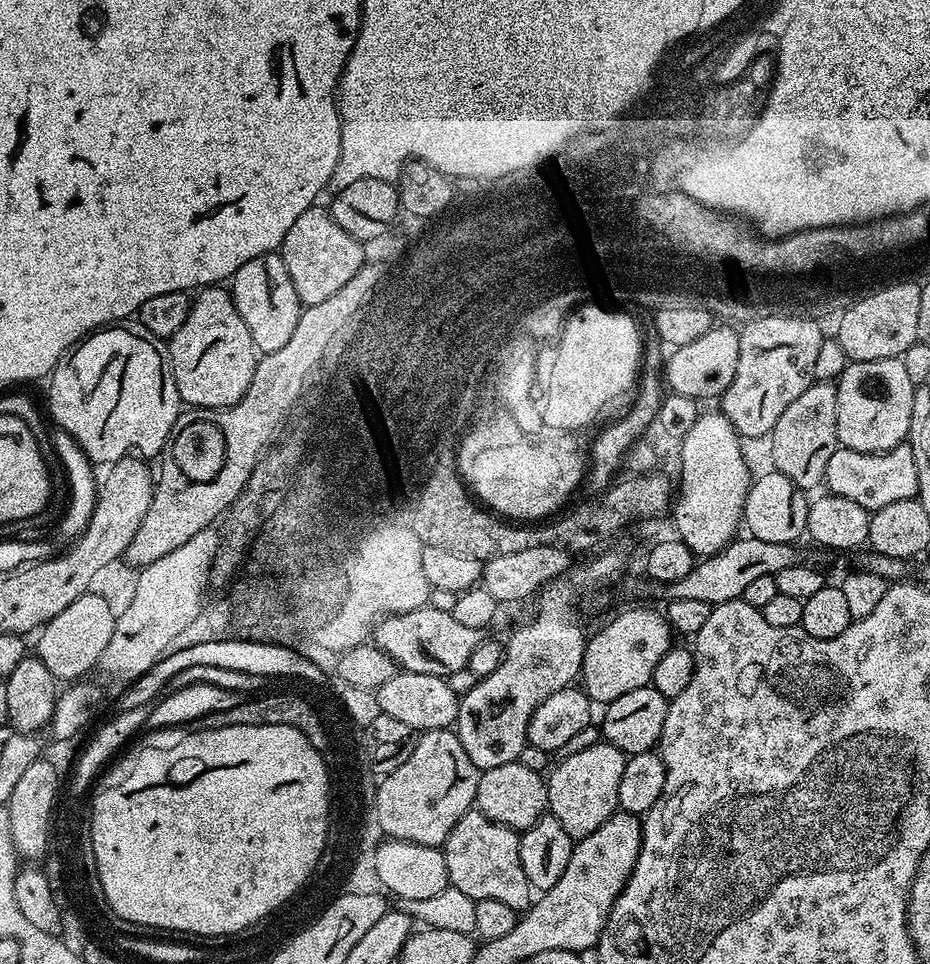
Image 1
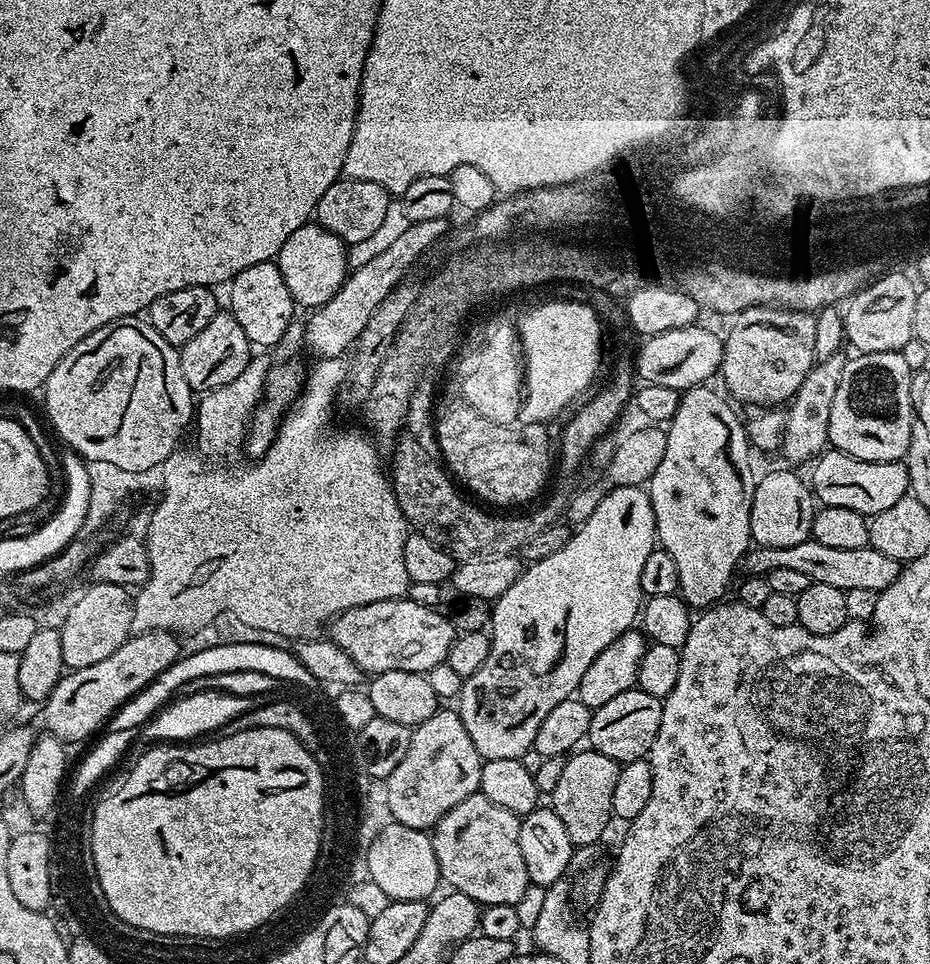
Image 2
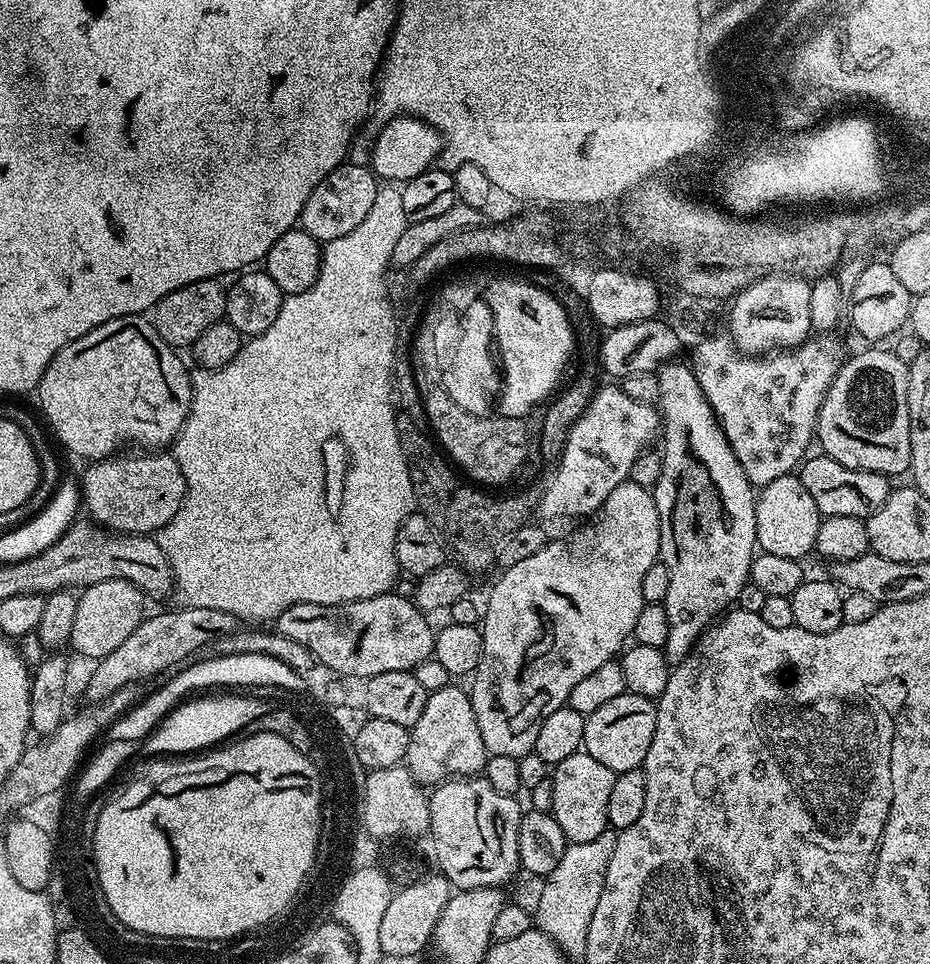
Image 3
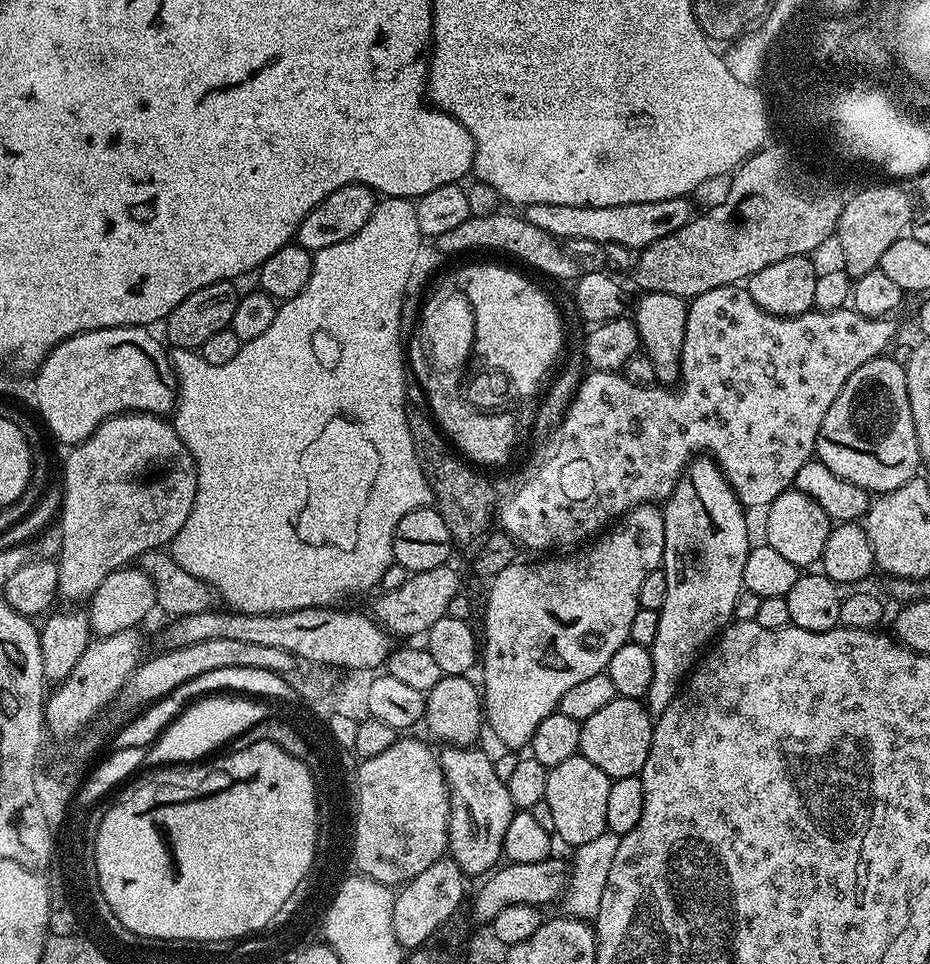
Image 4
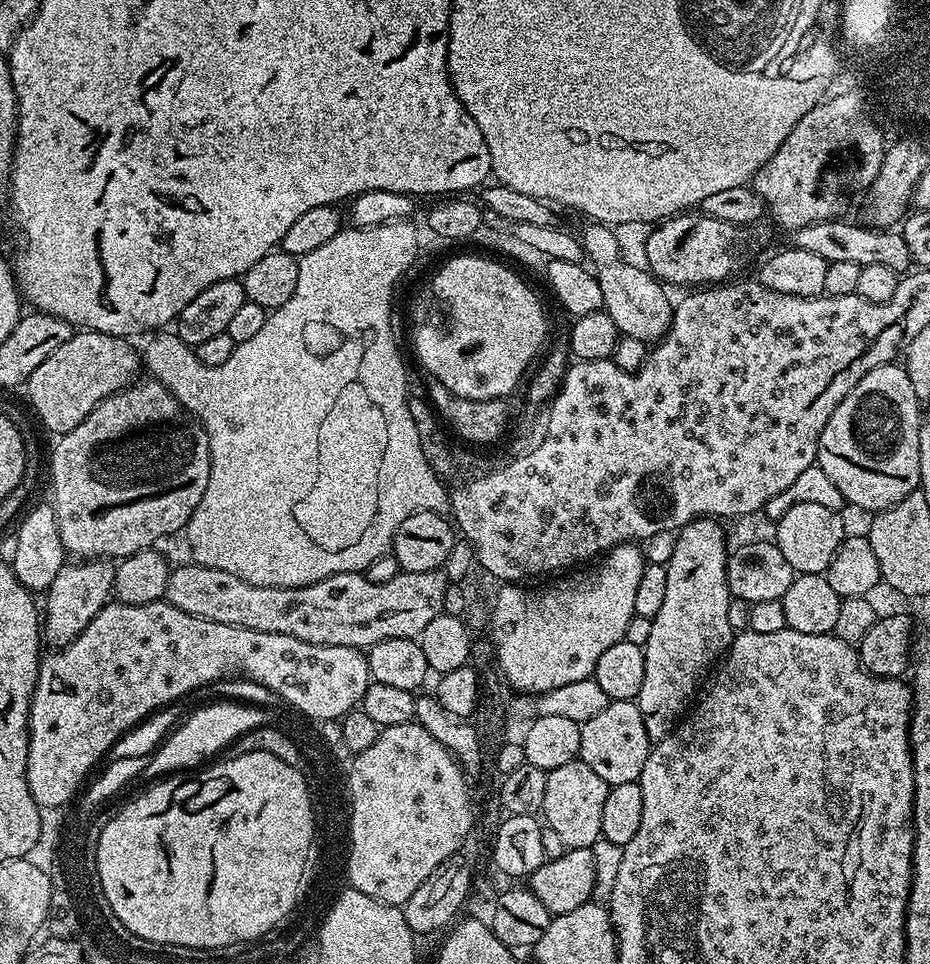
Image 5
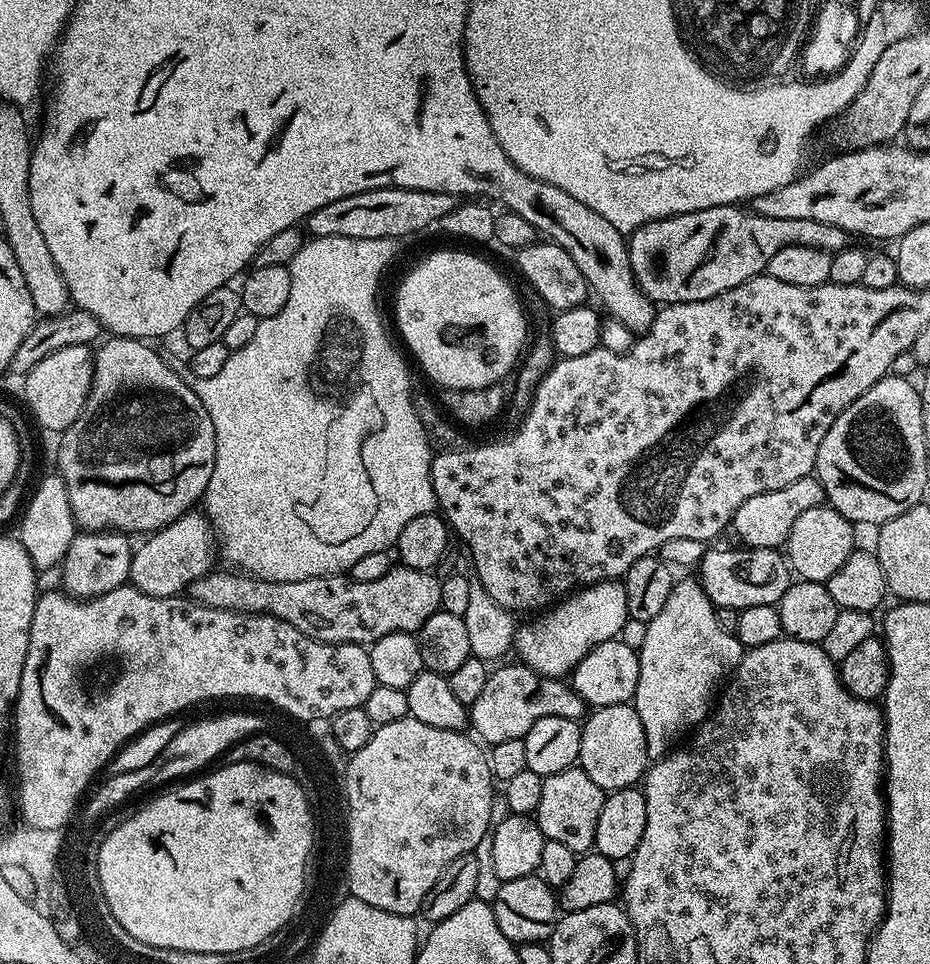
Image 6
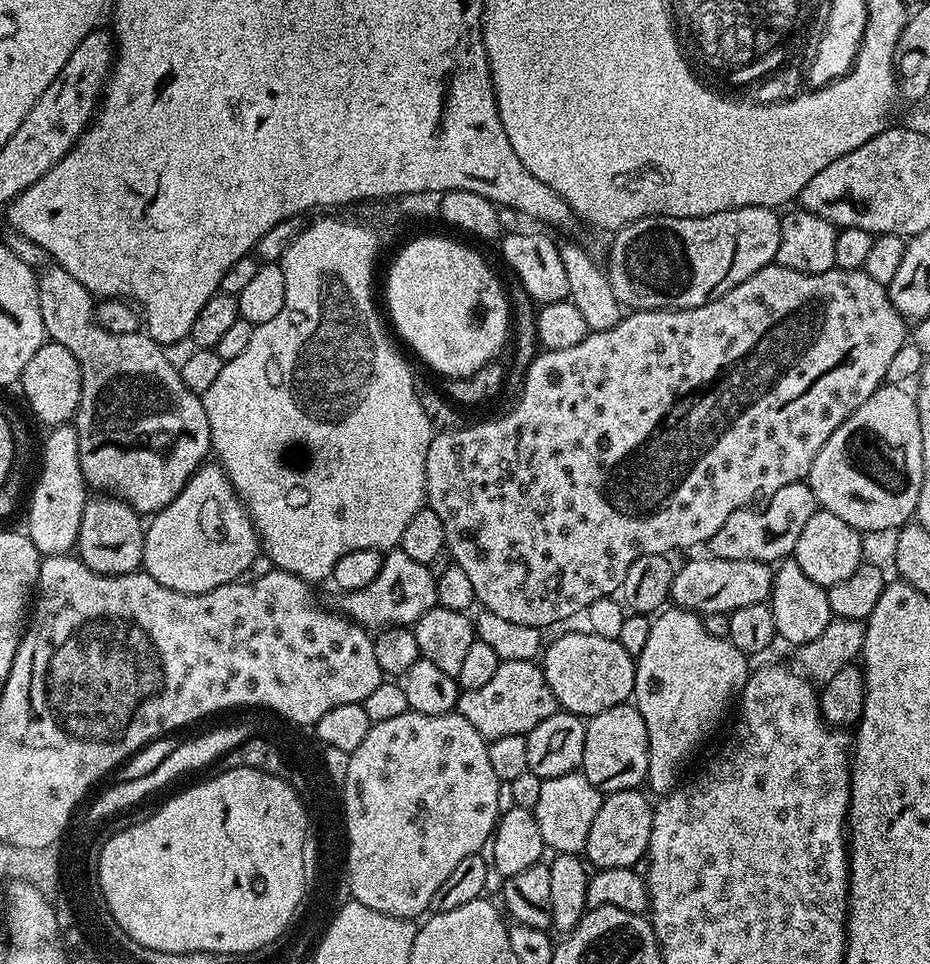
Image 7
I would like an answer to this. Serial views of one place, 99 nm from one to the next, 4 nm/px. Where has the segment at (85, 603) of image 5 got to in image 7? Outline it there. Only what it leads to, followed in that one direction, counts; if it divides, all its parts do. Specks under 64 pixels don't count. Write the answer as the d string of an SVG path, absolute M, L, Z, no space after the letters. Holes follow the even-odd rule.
M96 494L82 510L75 551L84 565L104 576L135 572L144 562L144 530L141 513L132 509L128 501L117 500L111 494Z

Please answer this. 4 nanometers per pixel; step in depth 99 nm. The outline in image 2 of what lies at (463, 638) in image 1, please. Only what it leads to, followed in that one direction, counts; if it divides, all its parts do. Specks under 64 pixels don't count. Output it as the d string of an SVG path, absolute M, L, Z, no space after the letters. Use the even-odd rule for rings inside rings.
M401 598L398 600L383 600L382 602L370 602L366 606L358 606L340 613L331 621L330 639L334 641L350 658L360 667L361 673L375 674L386 670L406 670L407 672L427 673L434 666L445 663L452 643L456 641L457 630L447 615L435 612L424 604L419 604L413 598Z

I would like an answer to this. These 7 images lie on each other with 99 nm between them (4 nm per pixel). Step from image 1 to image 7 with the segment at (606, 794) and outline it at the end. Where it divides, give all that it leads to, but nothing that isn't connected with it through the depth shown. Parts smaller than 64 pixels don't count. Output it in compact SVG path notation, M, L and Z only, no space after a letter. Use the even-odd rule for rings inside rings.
M583 771L562 774L558 778L542 780L542 791L538 794L538 806L534 809L538 830L542 830L545 849L553 853L583 853L586 838L590 838L590 825L602 806L604 796L585 778Z

